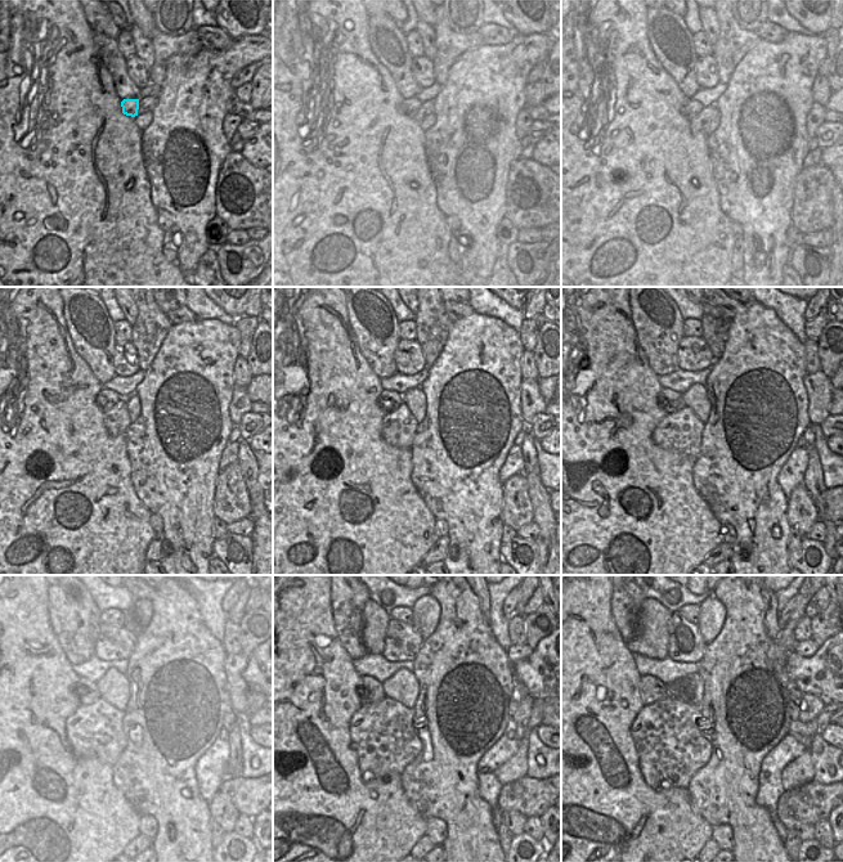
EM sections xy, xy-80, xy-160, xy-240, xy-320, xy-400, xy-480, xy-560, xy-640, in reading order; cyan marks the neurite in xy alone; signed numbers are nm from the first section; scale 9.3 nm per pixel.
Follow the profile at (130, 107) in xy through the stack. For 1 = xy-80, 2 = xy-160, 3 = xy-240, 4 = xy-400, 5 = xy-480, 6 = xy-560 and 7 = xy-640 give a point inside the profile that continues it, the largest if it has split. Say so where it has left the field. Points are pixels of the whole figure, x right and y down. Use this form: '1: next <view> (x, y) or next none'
1: next xy-80 (409, 107)
2: next xy-160 (693, 107)
3: next xy-240 (112, 398)
4: next xy-400 (672, 402)
5: next xy-480 (92, 694)
6: next xy-560 (370, 690)
7: next xy-640 (651, 690)

